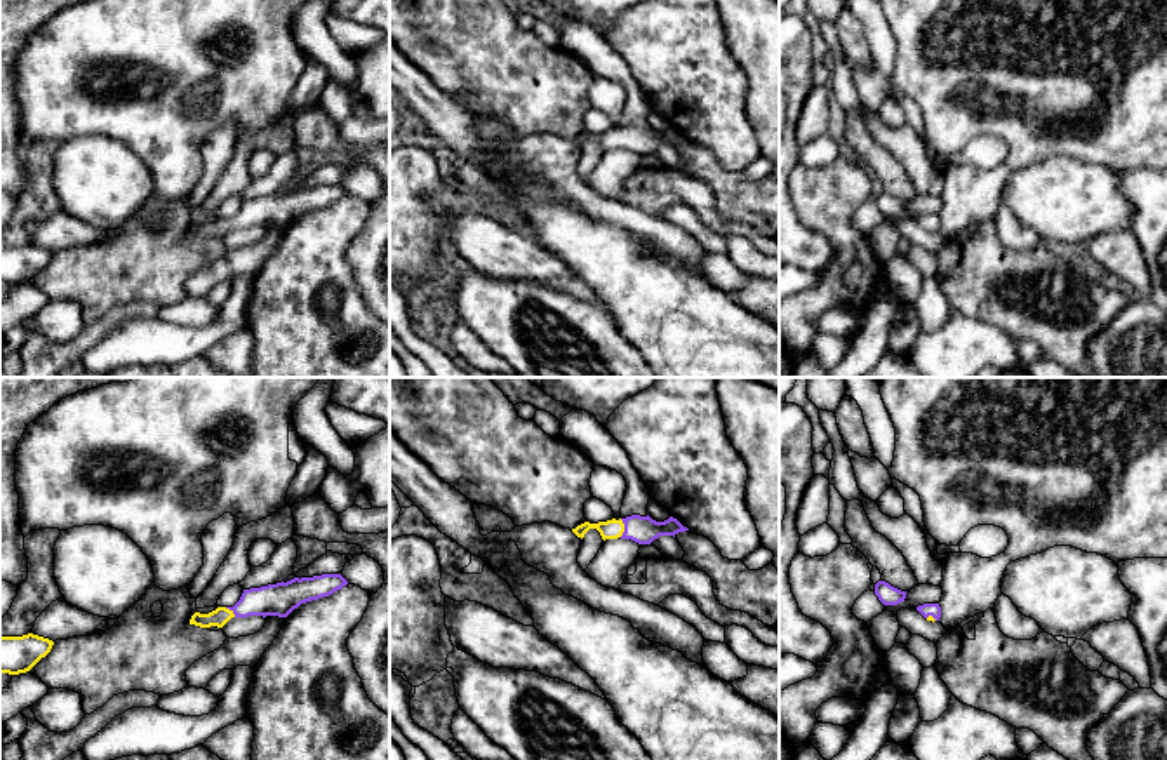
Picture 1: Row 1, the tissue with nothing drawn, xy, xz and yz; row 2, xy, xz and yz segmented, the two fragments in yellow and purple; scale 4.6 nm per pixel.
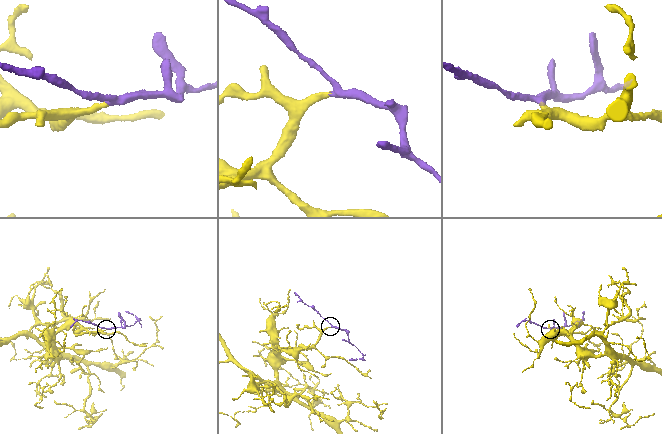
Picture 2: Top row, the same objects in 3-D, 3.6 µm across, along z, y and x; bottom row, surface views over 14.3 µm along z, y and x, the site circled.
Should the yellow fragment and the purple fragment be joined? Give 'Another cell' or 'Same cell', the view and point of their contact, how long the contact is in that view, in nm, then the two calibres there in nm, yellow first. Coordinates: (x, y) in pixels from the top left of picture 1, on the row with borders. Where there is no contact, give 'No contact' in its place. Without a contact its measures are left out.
Same cell. Touches yellow at xz (623, 527). Shared border 90 nm. Thickness 90 nm (yellow) against 130 nm

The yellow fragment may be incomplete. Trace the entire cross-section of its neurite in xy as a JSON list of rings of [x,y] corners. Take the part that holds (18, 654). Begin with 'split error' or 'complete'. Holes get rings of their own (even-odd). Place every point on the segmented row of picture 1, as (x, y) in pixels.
complete | [[[33,633],[0,637],[0,673],[19,675],[30,671],[45,657],[54,642]]]

